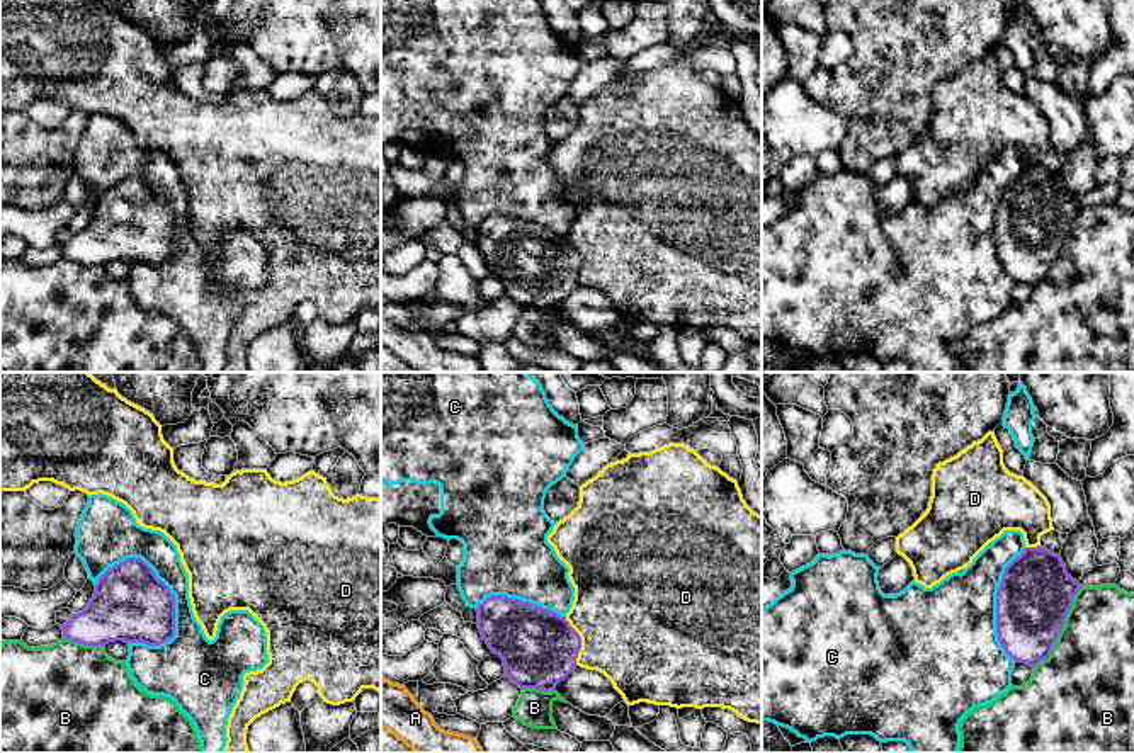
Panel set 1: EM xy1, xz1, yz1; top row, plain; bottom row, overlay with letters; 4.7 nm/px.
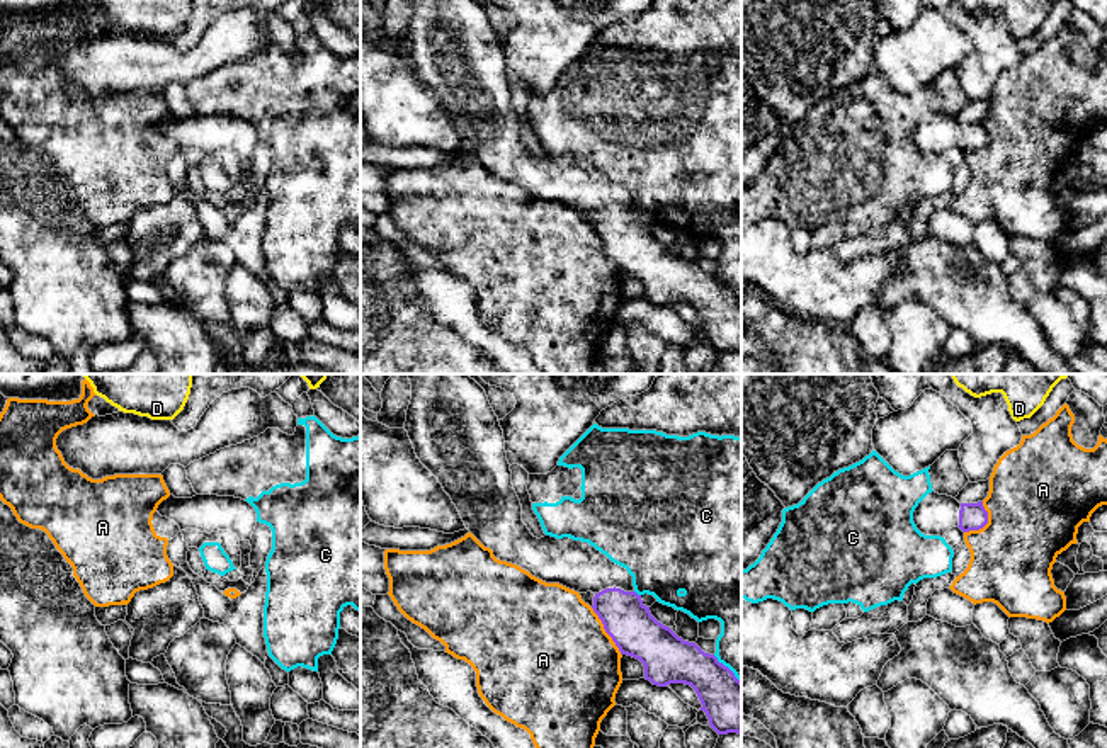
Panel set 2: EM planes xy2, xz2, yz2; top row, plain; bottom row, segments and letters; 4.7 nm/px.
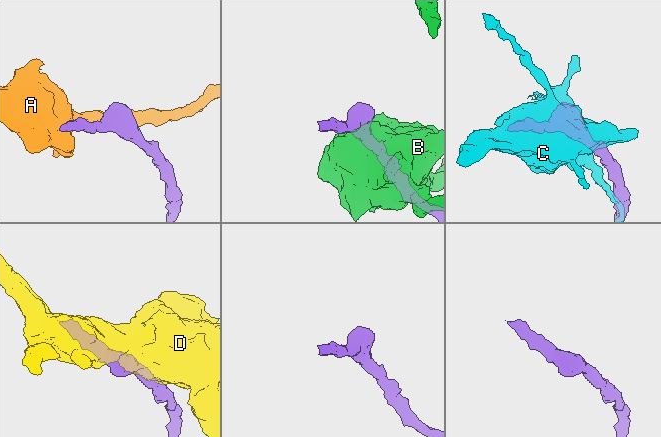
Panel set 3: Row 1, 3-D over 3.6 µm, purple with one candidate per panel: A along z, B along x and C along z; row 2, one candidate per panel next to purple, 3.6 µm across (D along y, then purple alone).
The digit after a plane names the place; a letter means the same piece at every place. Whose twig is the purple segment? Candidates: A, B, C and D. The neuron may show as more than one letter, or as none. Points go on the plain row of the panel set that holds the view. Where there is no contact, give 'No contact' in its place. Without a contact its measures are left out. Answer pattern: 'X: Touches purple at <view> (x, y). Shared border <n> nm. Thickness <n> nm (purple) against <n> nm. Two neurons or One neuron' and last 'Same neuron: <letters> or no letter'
A: Touches purple at xz2 (606, 250). Shared border 280 nm. Thickness 220 nm (purple) against 500 nm. Two neurons
B: Touches purple at yz1 (1061, 247). Shared border 440 nm. Thickness 360 nm (purple) against 420 nm. Two neurons
C: Touches purple at xy1 (155, 194). Shared border 460 nm. Thickness 360 nm (purple) against 220 nm. Two neurons
D: Touches purple at xz1 (580, 260). Shared border 240 nm. Thickness 360 nm (purple) against 480 nm. Two neurons
Same neuron: no letter

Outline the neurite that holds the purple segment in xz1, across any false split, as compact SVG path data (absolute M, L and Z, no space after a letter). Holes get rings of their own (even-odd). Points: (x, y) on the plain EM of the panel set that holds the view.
M491 214L478 224L478 248L488 267L503 279L505 296L520 308L551 311L576 289L581 269L580 253L566 236L530 221Z

